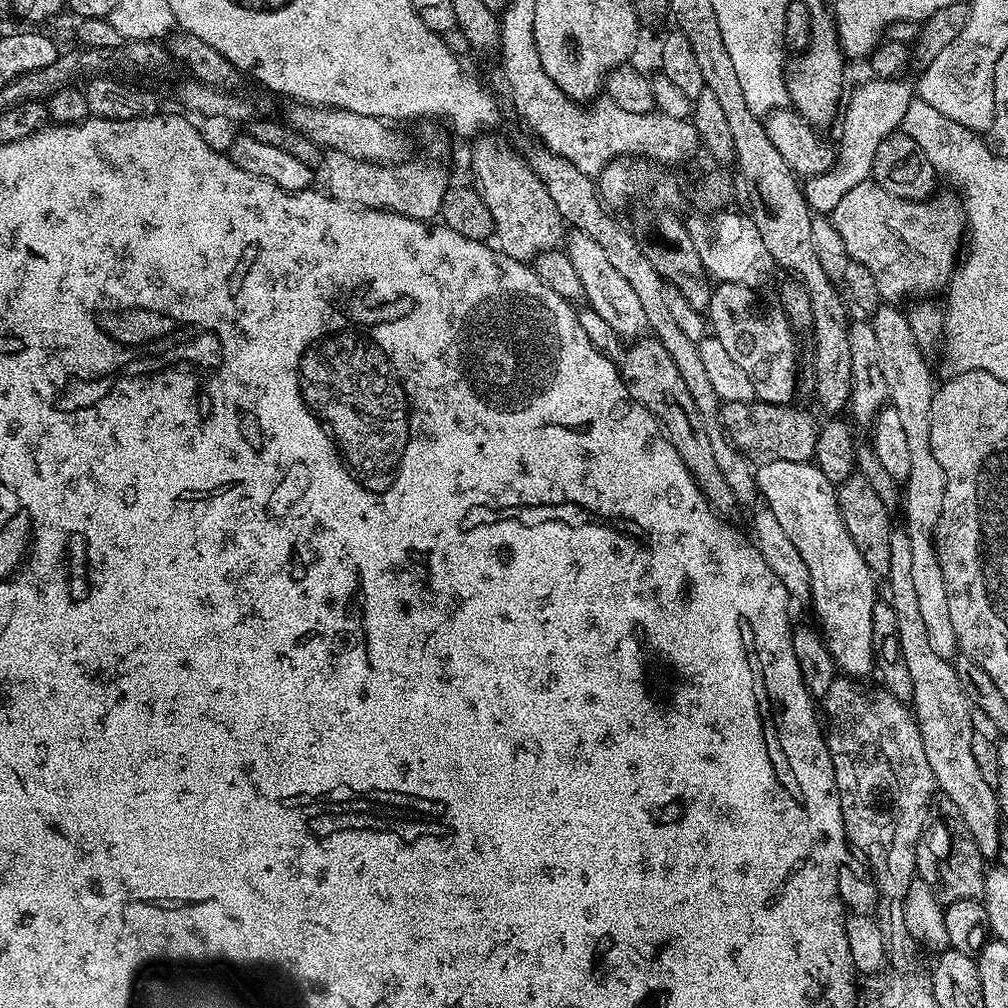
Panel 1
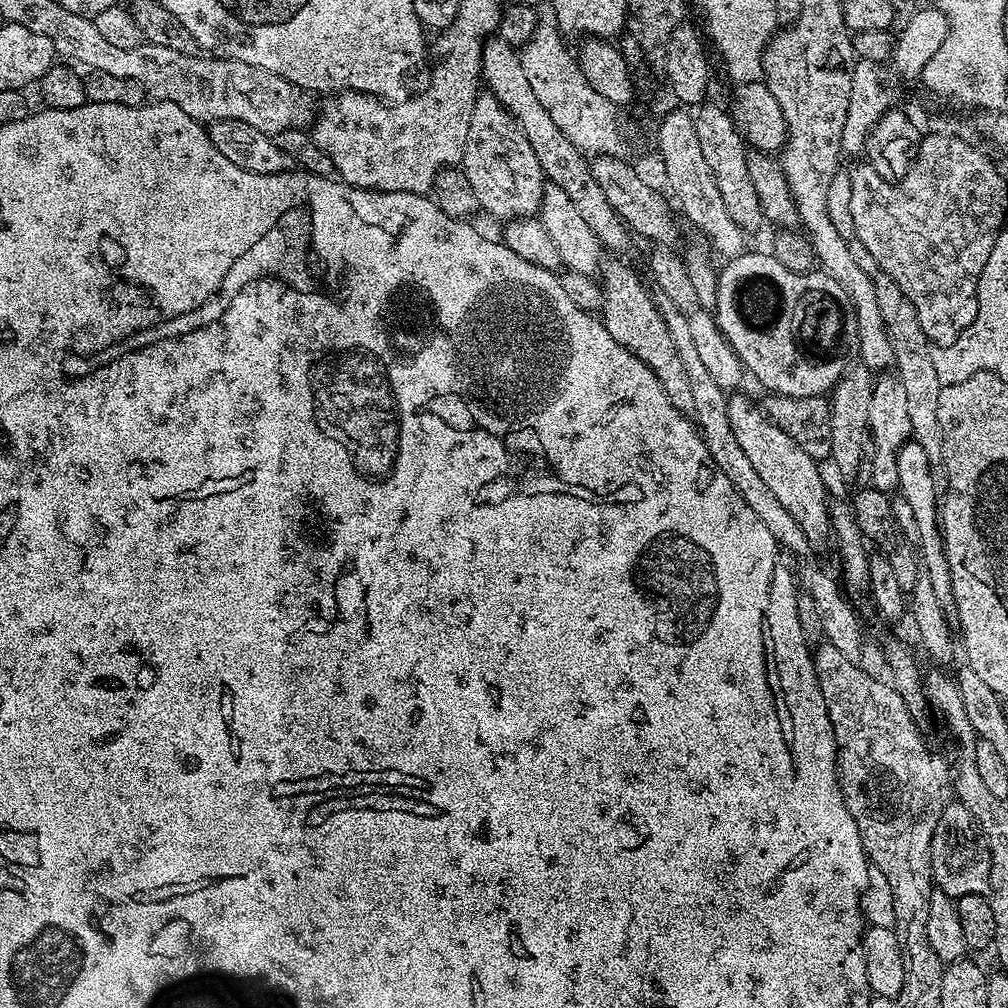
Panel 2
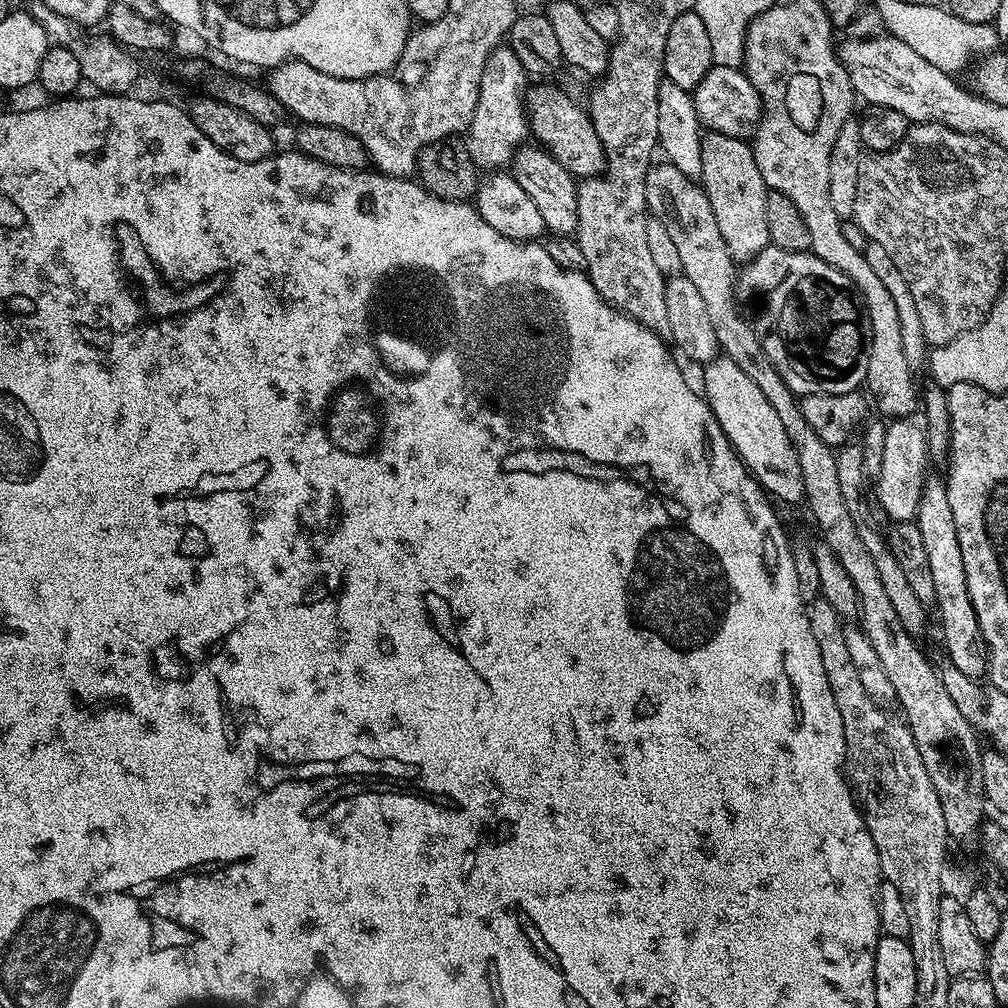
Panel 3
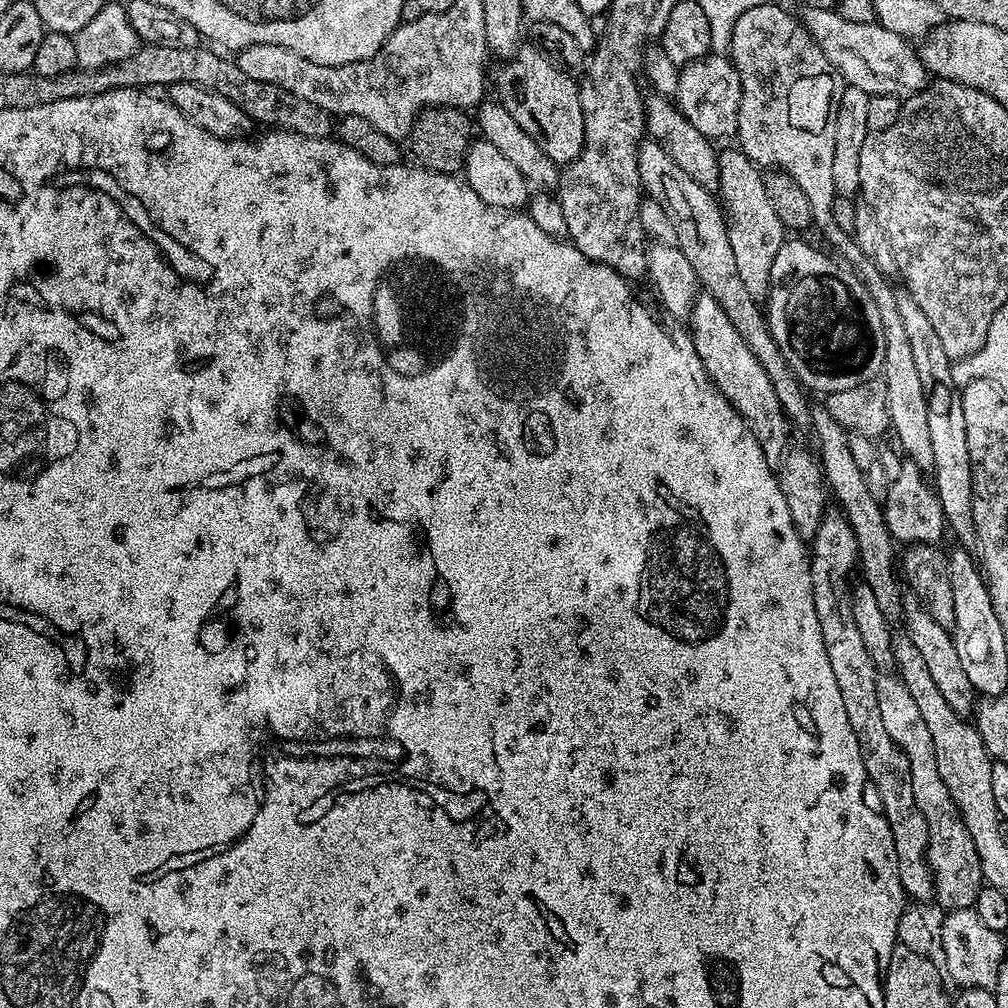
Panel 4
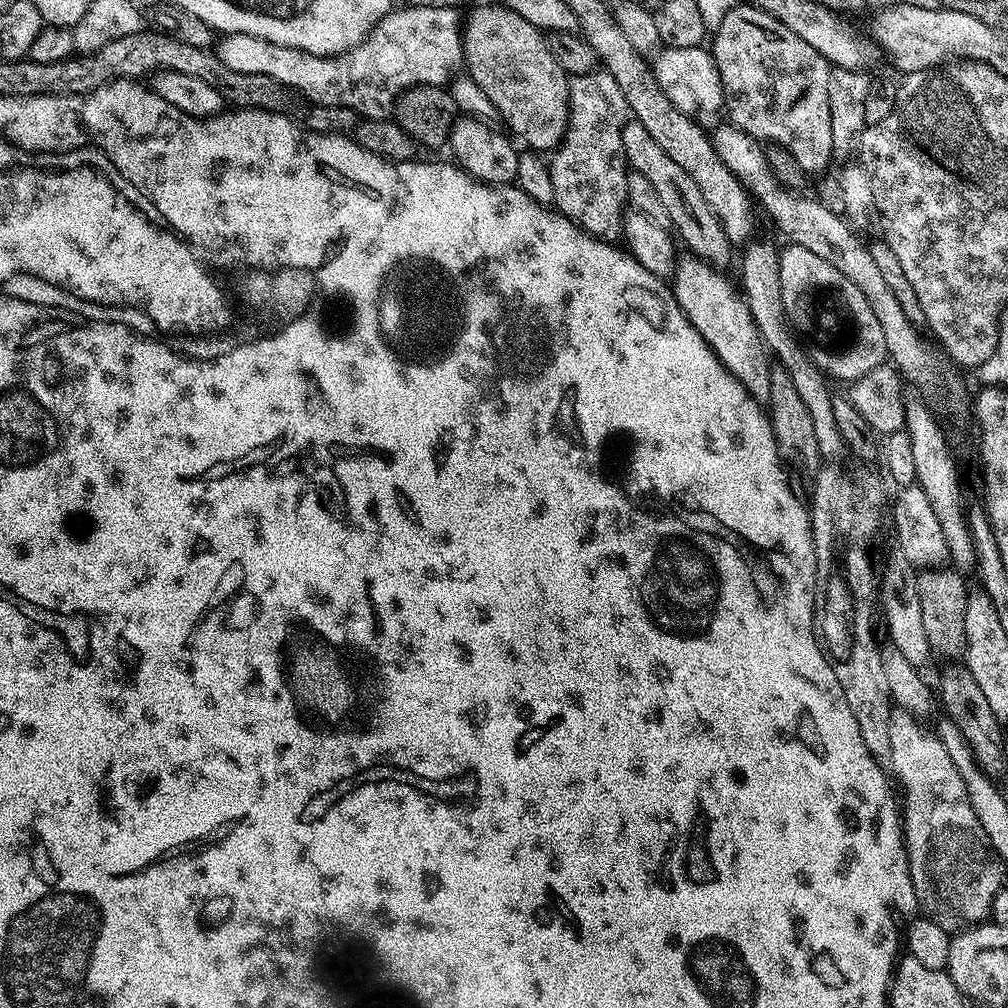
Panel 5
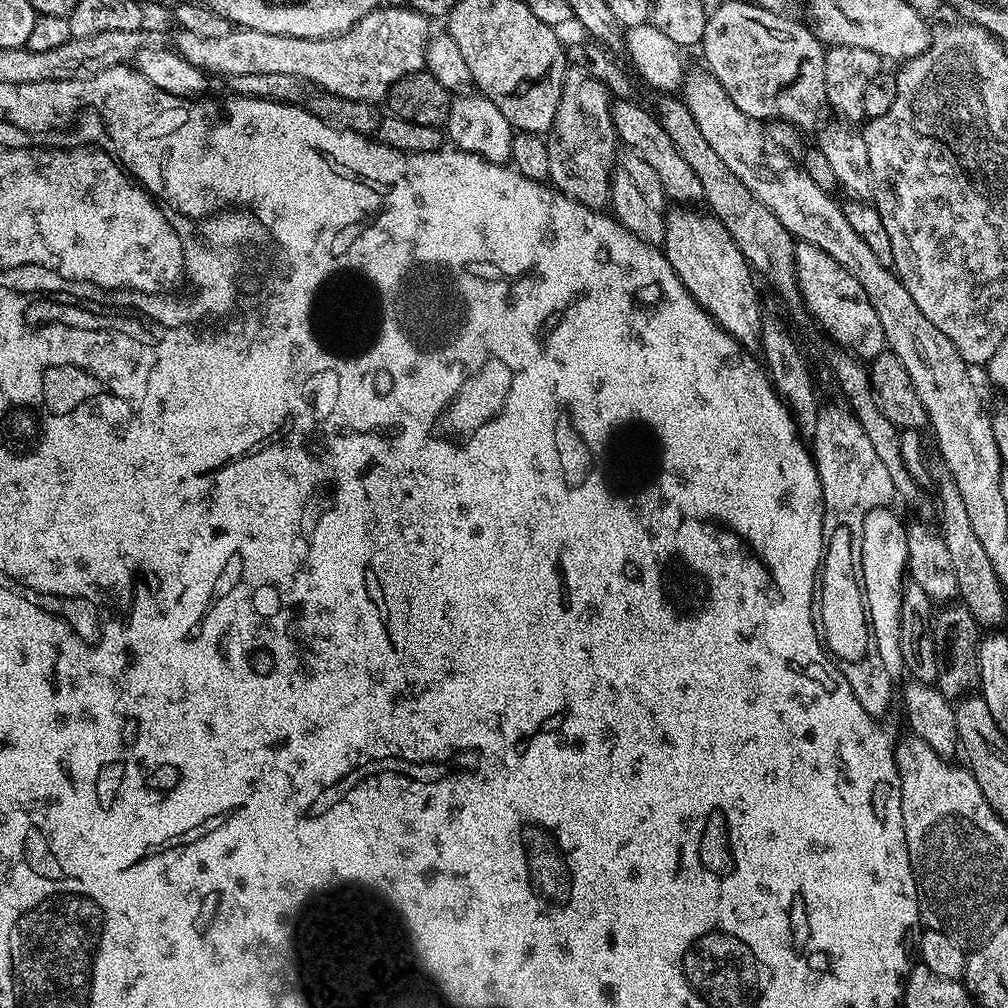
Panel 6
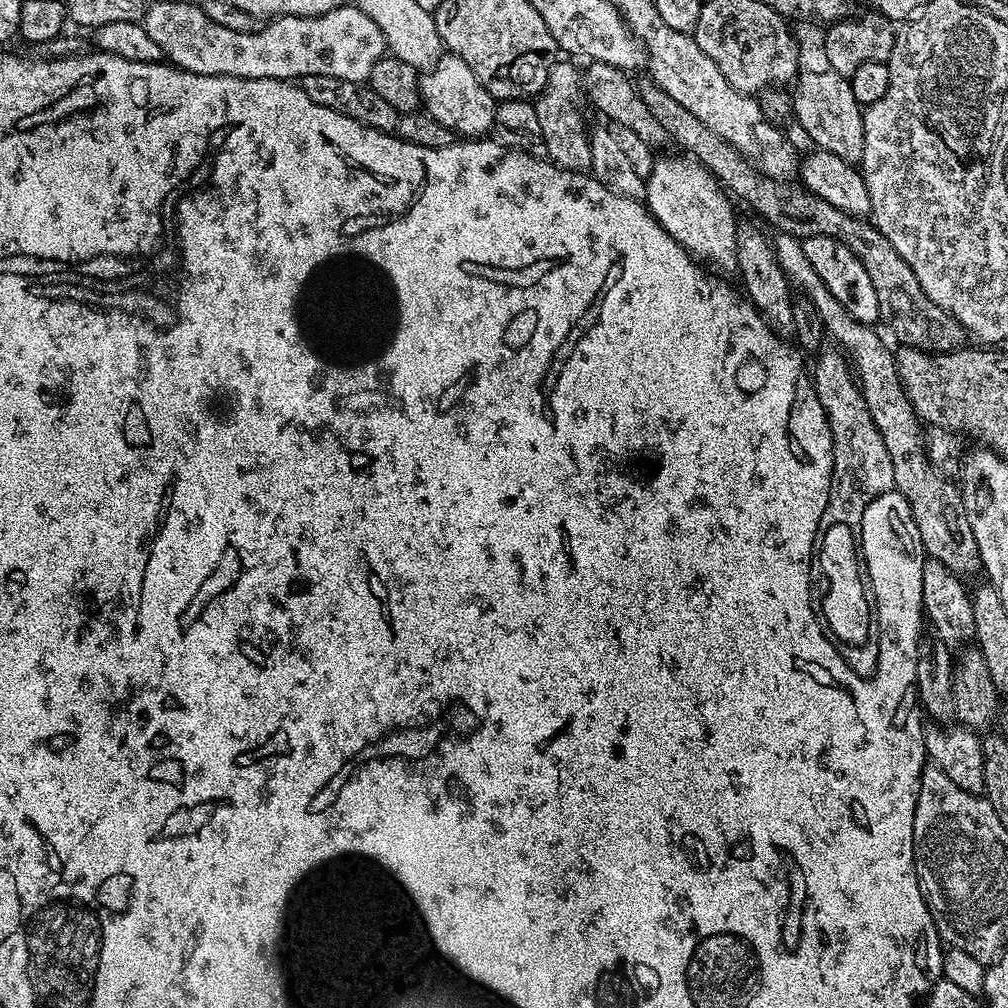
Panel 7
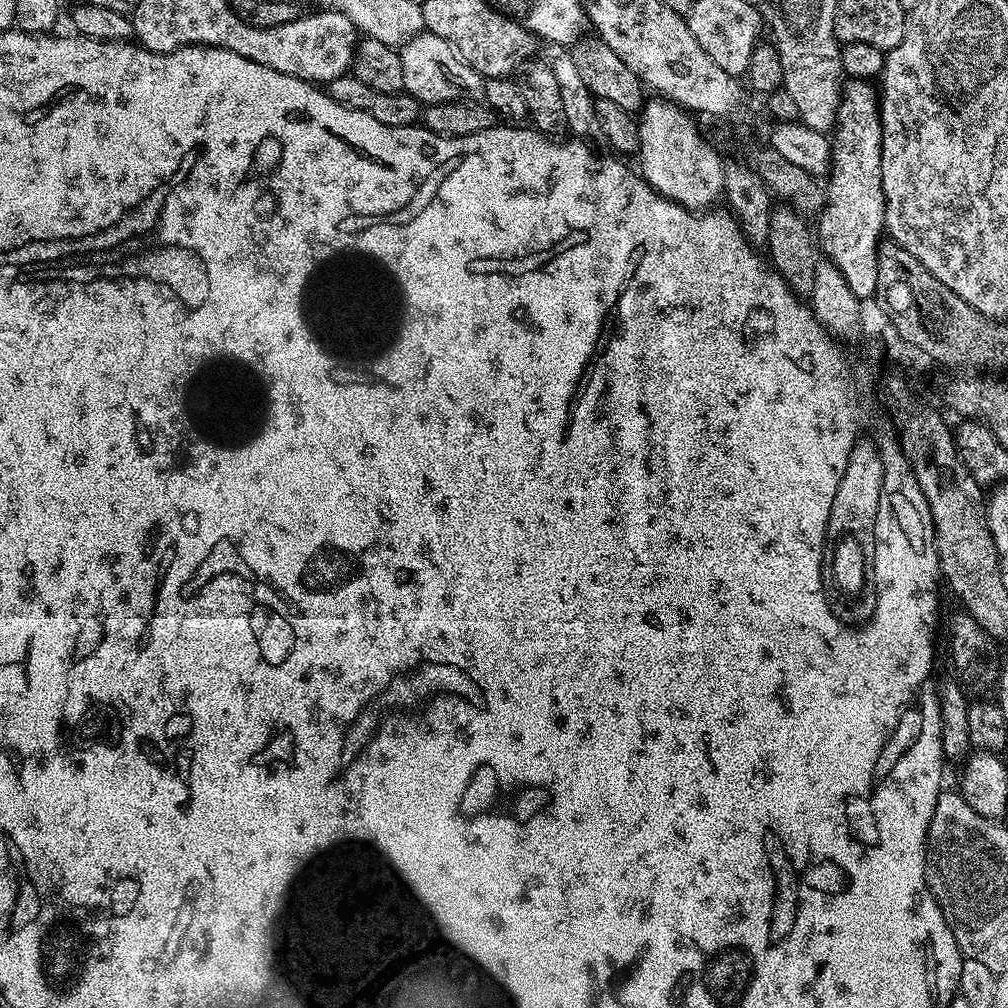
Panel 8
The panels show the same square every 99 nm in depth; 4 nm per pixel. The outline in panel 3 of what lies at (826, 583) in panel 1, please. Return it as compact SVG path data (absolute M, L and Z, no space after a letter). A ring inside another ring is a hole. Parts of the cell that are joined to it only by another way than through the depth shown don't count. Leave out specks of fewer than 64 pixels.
M723 354L703 365L702 372L702 395L714 418L718 418L718 426L722 426L726 438L752 477L769 497L785 500L788 504L801 503L804 500L804 482L802 466L798 466L798 454L790 442L790 434L786 434L786 426L782 426L774 406L766 402L762 390L758 390L757 384L729 356Z

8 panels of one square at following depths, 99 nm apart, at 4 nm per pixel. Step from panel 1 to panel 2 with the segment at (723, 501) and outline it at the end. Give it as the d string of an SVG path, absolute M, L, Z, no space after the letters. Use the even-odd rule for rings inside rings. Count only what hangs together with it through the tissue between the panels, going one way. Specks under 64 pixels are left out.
M612 264L607 268L608 265L602 272L602 319L606 330L610 330L618 343L623 344L628 351L635 352L655 372L666 394L681 412L691 413L694 401L690 394L690 381L686 379L686 369L682 367L682 358L678 358L678 350L674 350L674 341L670 339L664 312L652 301L653 293L649 285L644 285L639 274L628 264Z

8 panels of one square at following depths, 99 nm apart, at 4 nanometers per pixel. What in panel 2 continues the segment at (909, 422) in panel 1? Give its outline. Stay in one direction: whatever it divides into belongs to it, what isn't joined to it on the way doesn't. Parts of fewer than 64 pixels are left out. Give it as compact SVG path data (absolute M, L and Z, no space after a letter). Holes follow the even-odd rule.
M883 274L877 275L875 281L882 322L886 322L886 334L890 338L890 346L894 346L894 375L902 382L902 390L906 390L912 439L920 443L922 450L926 450L926 458L933 470L943 469L942 426L938 426L938 394L942 386L934 370L933 345L926 334L922 334L922 322L918 322L918 314L910 298L902 294L898 282Z

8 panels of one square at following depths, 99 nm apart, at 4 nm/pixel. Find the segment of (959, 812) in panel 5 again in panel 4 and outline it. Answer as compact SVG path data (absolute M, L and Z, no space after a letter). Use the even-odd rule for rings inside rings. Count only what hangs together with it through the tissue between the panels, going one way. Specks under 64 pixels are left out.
M880 674L876 677L876 693L878 694L878 714L882 714L882 726L886 726L886 734L895 742L896 747L904 752L904 757L908 763L908 777L914 790L914 802L918 810L924 815L924 821L928 827L928 865L932 871L932 881L934 882L934 900L940 903L944 910L954 908L972 908L975 905L978 894L982 887L984 875L980 869L980 863L976 857L976 851L972 845L972 839L968 837L968 831L960 823L959 815L948 797L948 787L946 782L938 774L938 762L934 758L934 742L930 739L930 730L926 727L926 722L922 719L922 714L918 710L910 690L894 674Z

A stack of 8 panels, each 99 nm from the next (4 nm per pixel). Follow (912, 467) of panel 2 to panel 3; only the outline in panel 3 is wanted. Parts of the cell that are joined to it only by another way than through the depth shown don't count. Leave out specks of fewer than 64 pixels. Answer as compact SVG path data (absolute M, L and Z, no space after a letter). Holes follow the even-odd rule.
M929 475L924 481L924 497L916 511L914 523L922 530L922 546L926 546L926 554L930 561L930 570L934 574L935 611L940 611L940 628L944 631L944 648L947 659L962 670L963 674L980 678L985 675L988 658L982 643L978 614L974 614L974 602L970 602L970 594L966 586L966 566L962 566L962 546L958 546L958 529L954 527L954 513L950 510L948 485L943 479Z

